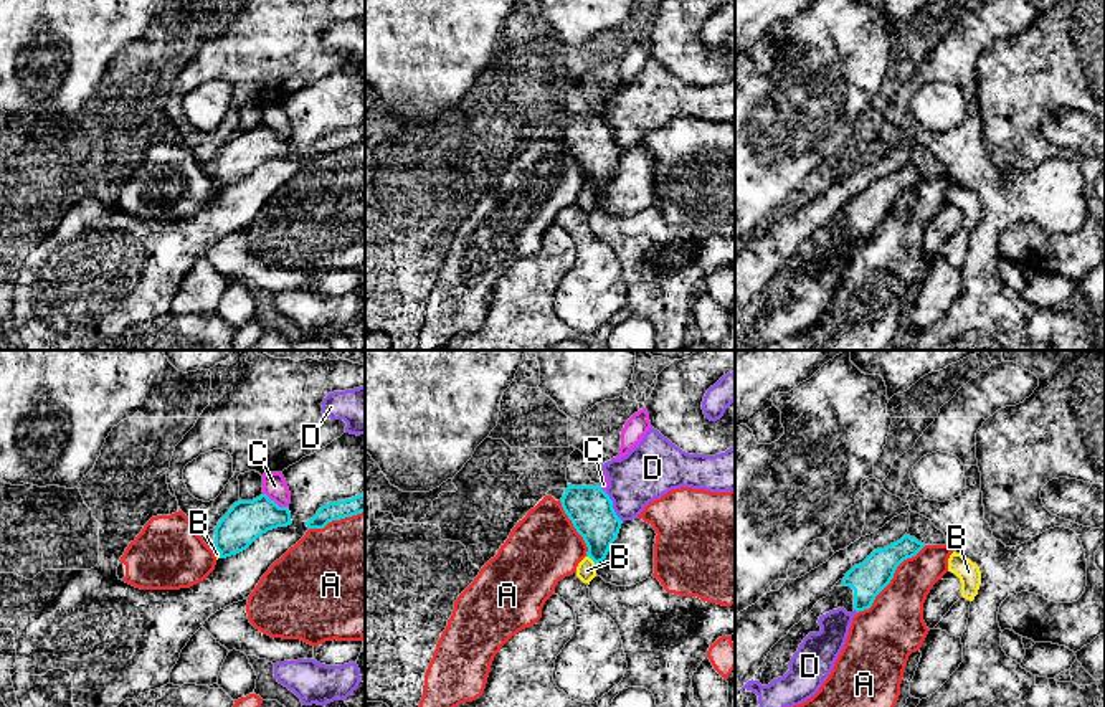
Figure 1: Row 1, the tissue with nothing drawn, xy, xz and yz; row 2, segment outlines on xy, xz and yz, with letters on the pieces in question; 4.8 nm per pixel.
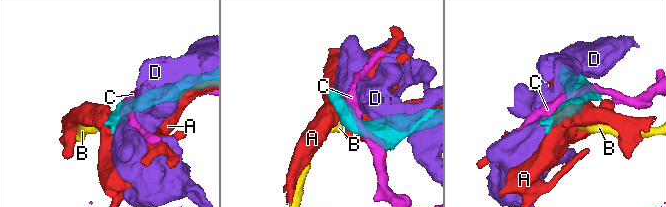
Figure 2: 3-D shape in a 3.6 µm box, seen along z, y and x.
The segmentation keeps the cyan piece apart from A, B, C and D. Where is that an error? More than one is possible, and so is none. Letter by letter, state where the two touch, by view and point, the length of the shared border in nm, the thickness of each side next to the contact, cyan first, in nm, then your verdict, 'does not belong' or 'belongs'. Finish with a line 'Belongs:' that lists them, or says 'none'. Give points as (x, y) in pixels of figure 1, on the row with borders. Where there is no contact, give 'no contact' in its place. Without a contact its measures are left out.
A: yz (892, 577) | 480 nm | 170/300 nm | does not belong
B: xz (592, 559) | 70 nm | 220/100 nm | does not belong
C: xy (275, 502) | 150 nm | 200/120 nm | does not belong
D: xz (611, 507) | 170 nm | 220/280 nm | does not belong
Belongs: none

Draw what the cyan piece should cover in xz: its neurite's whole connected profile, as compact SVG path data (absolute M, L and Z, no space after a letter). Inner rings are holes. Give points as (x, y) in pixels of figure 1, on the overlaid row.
M568 484L560 502L588 547L586 557L590 557L595 565L603 562L623 524L613 509L609 496L600 484Z

